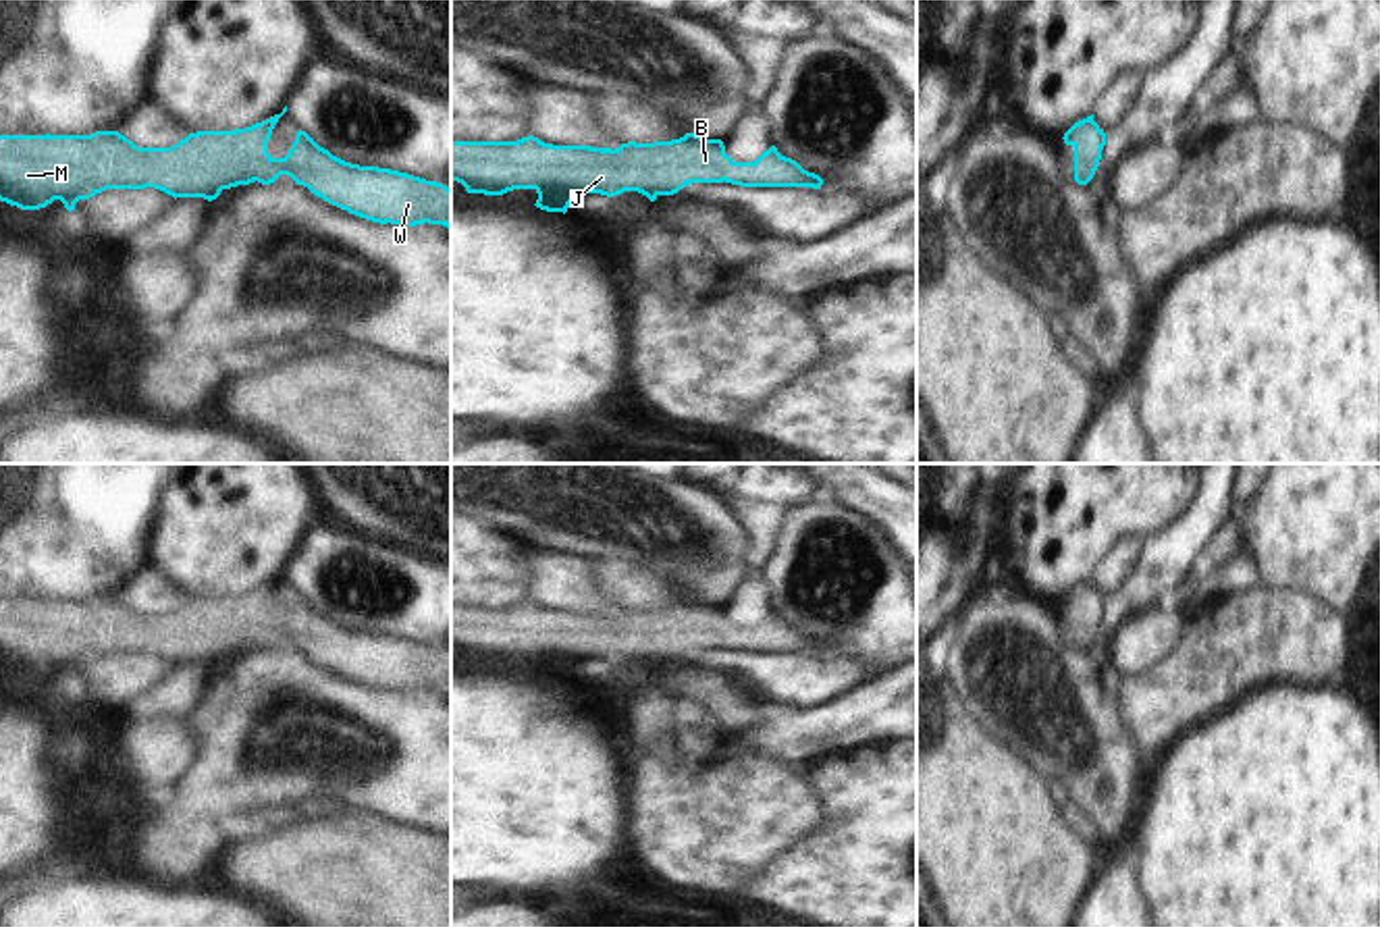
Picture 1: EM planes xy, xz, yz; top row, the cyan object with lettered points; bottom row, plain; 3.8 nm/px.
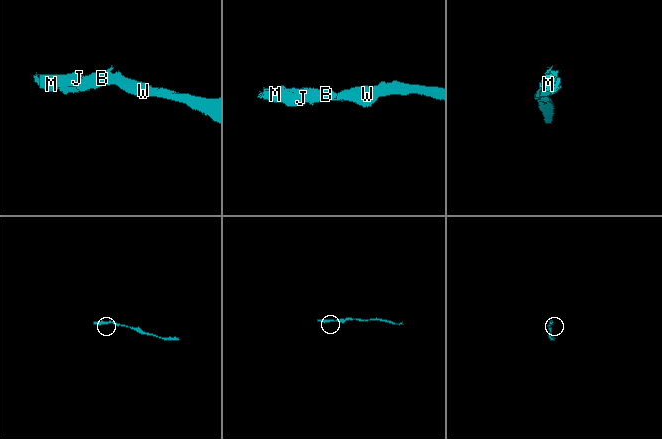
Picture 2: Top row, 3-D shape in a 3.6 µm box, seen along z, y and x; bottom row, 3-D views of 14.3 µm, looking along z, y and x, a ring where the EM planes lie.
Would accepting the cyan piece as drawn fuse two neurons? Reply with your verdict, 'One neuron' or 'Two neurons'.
One neuron

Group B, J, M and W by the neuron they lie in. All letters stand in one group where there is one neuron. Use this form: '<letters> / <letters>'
B J M W

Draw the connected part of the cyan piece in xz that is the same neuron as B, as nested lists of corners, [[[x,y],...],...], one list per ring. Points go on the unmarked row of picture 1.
[[[686,599],[671,607],[621,609],[617,615],[553,611],[534,601],[518,607],[453,607],[451,646],[468,659],[503,661],[534,655],[536,673],[567,678],[586,659],[607,663],[638,657],[655,667],[690,648],[740,653],[813,653],[823,644],[771,611],[754,628],[734,628],[721,605]]]

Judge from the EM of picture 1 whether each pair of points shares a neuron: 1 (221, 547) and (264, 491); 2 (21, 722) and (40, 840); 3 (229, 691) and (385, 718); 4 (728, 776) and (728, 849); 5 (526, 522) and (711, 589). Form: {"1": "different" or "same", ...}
{"1": "same", "2": "same", "3": "same", "4": "same", "5": "same"}

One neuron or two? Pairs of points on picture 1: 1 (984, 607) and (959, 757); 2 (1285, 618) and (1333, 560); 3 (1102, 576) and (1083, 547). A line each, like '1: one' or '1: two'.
1: two
2: two
3: two

